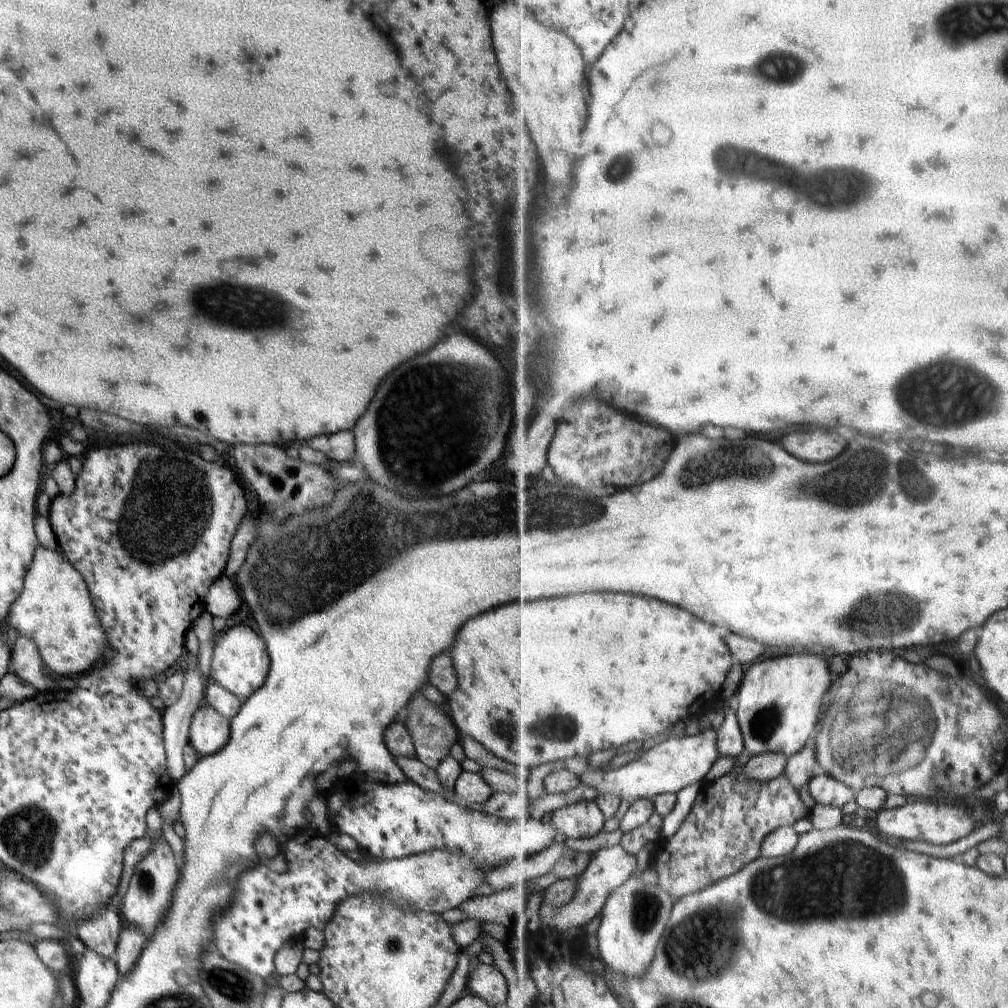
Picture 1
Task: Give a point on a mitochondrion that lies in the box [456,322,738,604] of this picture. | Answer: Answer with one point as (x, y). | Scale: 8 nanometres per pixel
(701, 471)

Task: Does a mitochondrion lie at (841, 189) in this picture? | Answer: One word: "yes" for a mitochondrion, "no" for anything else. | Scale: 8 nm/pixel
yes

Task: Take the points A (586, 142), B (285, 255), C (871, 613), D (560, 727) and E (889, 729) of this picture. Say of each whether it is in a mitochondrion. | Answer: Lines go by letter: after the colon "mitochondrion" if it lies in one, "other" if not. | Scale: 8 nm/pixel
A: other
B: other
C: mitochondrion
D: mitochondrion
E: mitochondrion

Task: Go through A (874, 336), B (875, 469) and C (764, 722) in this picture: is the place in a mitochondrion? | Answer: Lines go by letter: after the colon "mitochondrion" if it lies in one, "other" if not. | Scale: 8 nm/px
A: other
B: mitochondrion
C: mitochondrion

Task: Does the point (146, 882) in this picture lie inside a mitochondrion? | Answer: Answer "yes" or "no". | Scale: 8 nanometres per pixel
yes

